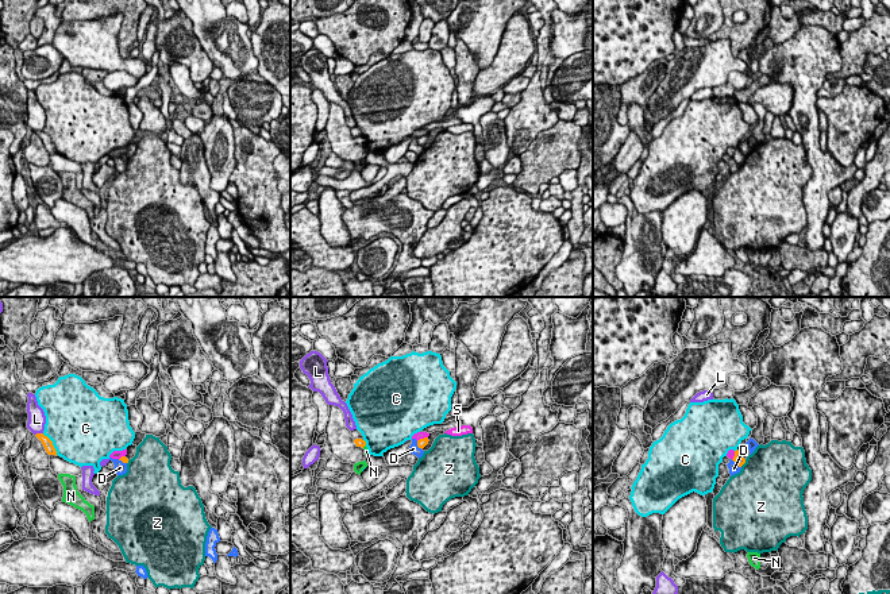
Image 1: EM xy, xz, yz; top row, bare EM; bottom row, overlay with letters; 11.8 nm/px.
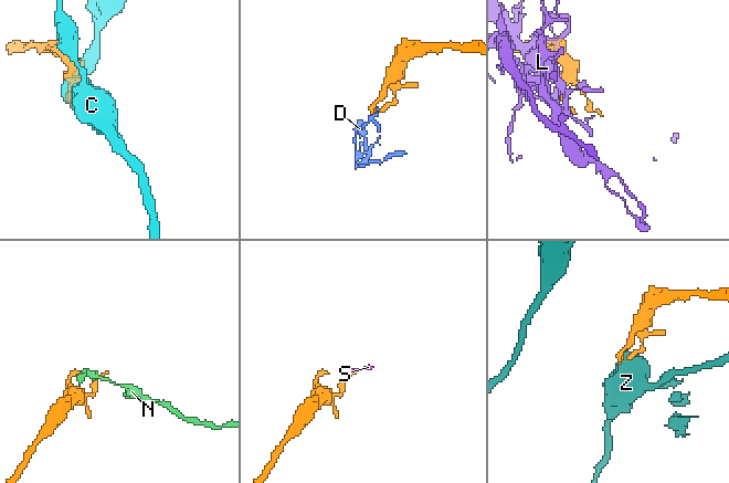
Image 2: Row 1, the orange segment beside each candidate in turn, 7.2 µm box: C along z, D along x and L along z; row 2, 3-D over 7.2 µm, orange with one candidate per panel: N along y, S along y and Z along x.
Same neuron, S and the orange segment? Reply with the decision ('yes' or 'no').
no

